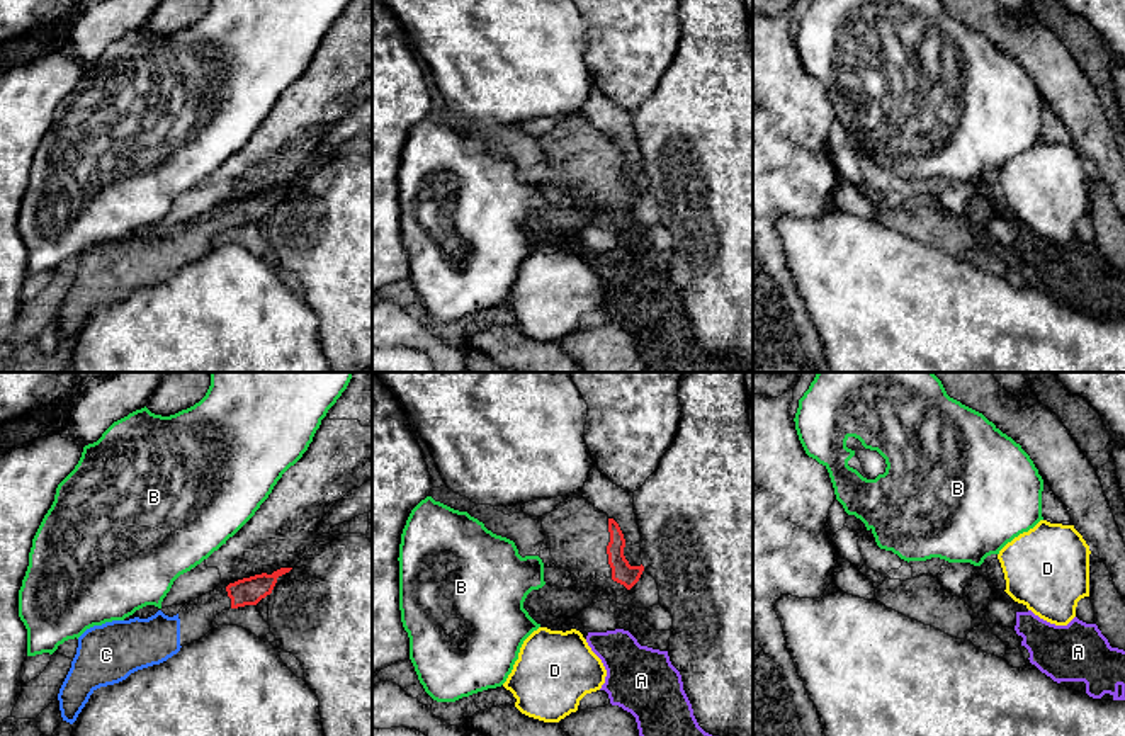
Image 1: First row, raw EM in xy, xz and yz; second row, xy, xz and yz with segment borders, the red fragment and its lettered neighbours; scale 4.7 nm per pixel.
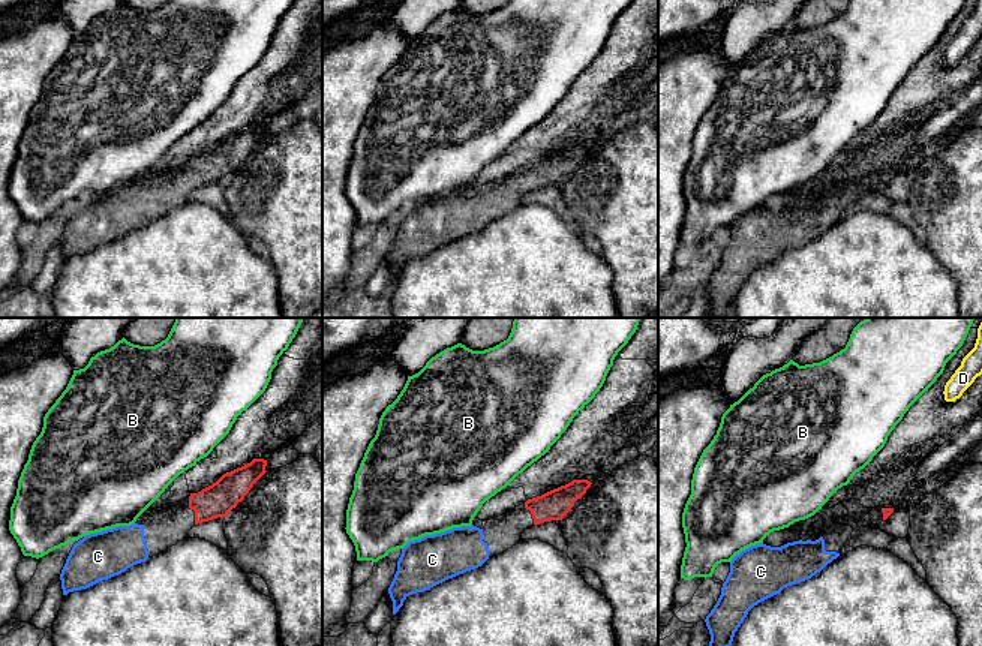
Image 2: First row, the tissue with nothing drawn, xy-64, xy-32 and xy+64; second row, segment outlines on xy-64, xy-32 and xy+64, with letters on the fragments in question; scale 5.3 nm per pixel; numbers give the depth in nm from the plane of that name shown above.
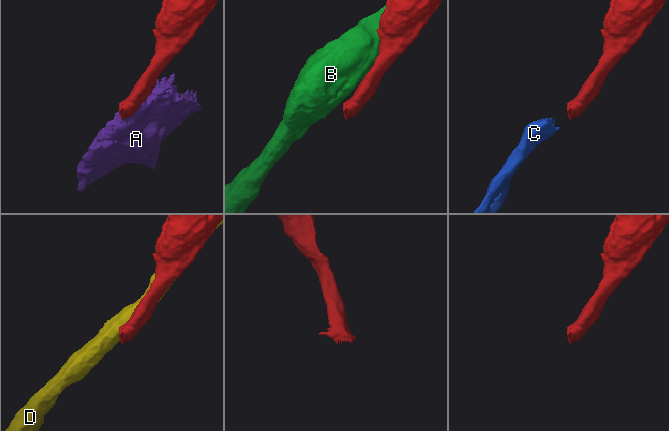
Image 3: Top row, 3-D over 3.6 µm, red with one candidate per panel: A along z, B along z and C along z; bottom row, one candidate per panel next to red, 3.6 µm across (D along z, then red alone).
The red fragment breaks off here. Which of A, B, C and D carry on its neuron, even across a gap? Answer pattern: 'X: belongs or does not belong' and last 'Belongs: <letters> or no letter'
A: does not belong
B: does not belong
C: belongs
D: does not belong
Belongs: C

